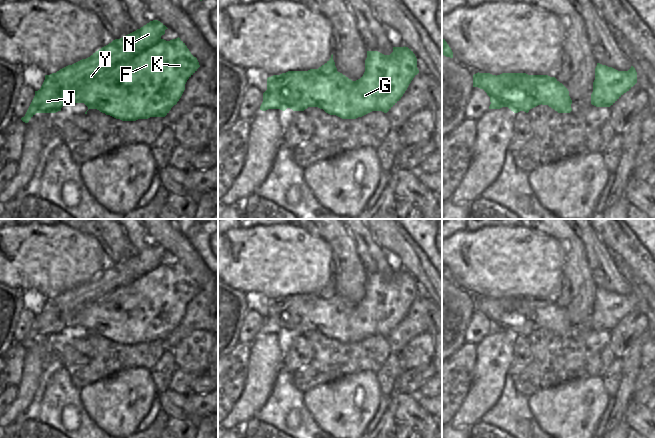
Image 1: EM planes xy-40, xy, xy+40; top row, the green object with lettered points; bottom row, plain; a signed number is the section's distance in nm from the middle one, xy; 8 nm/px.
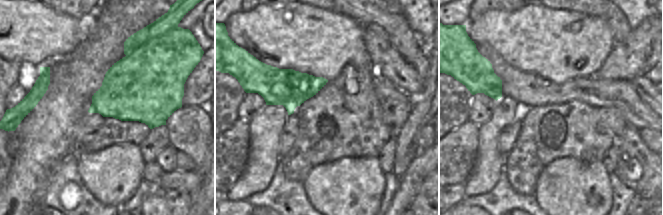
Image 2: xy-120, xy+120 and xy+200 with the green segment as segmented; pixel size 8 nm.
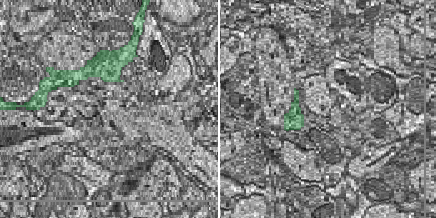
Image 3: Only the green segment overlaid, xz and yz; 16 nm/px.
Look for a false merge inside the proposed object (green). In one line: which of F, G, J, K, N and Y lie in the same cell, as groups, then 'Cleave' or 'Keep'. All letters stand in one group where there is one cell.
Groups: F G K / J N Y. Cleave

